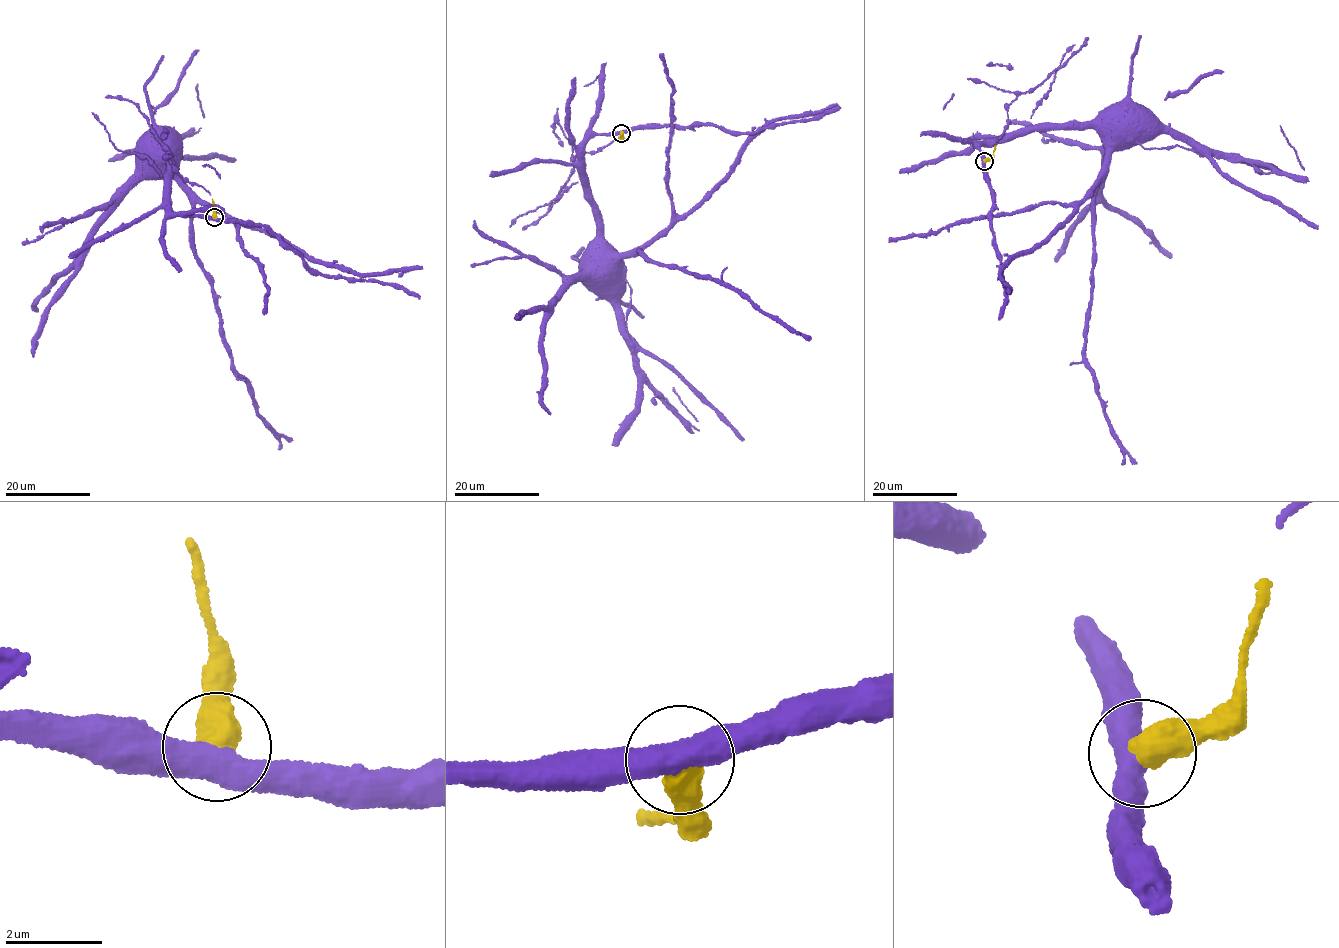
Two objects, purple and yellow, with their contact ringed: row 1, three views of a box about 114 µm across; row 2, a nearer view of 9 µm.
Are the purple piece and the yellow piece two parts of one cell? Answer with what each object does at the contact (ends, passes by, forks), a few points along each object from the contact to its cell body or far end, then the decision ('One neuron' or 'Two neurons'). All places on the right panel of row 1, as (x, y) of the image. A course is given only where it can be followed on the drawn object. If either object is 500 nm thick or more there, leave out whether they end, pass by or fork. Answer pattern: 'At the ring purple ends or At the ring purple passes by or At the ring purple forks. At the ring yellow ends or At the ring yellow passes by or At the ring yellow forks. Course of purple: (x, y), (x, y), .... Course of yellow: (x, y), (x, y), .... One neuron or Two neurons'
Course of purple: (984, 161), (978, 148), (983, 144), (1059, 126), (1116, 122), (1122, 117), (1123, 111), (1119, 111). Course of yellow: (985, 160), (992, 155), (996, 146). One neuron

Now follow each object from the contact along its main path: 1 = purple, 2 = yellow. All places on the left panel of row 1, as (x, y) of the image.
1: (214, 217), (187, 216), (173, 212), (168, 205), (168, 164), (158, 151), (147, 148), (161, 138)
2: (214, 217), (212, 199)

